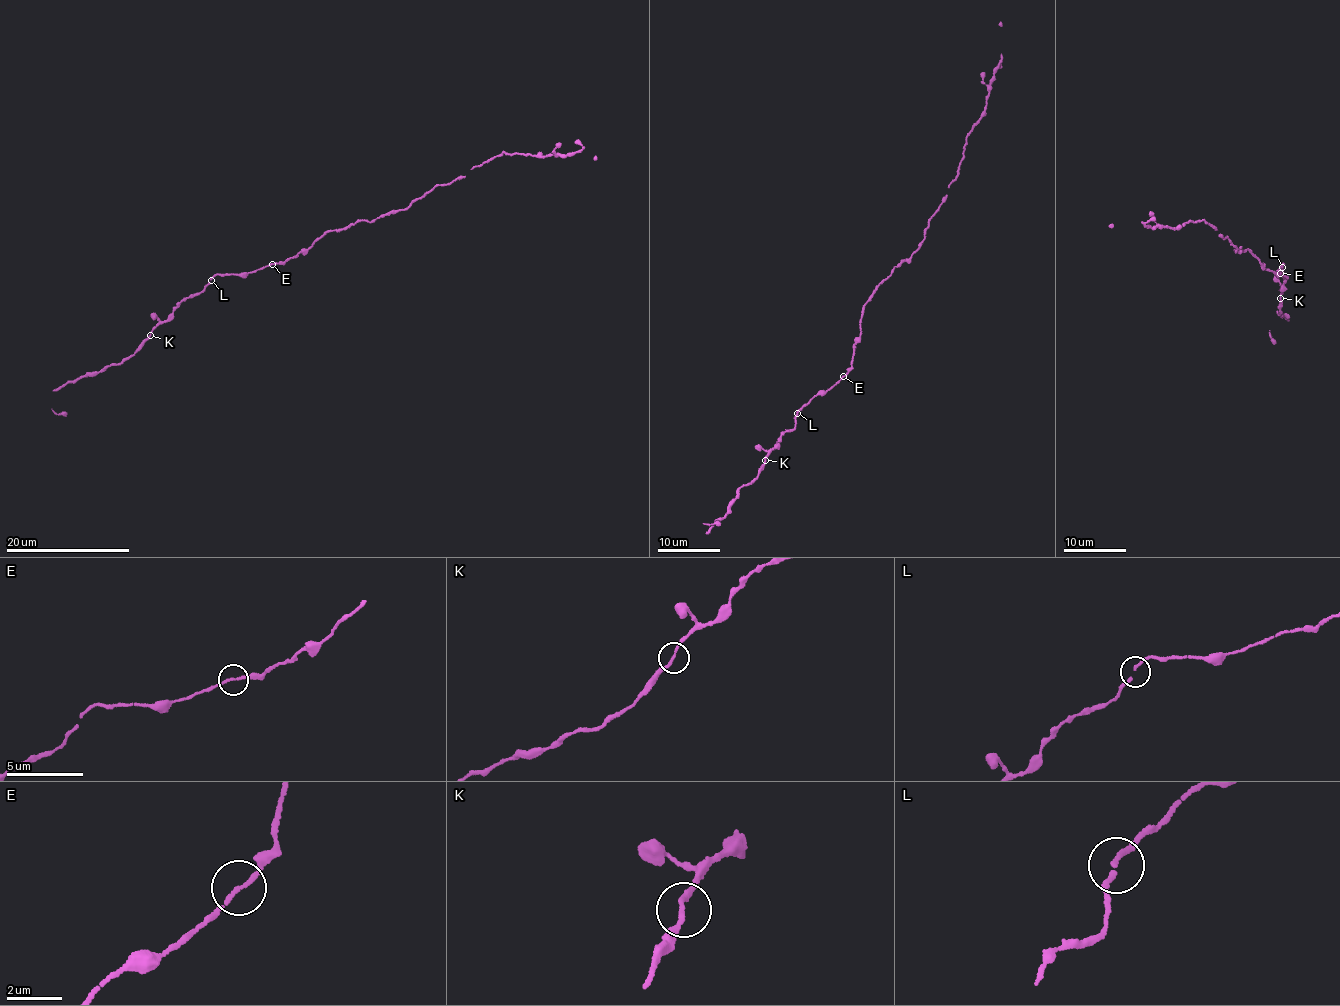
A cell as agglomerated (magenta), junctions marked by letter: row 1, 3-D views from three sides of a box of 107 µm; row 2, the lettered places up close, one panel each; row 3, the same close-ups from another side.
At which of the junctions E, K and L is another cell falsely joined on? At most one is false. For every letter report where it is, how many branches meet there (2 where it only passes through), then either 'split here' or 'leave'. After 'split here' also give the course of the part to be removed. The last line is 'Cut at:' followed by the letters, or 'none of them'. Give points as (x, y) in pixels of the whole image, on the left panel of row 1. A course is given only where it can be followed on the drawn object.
E: place (272, 264); branches 2; leave
K: place (150, 335); branches 2; leave
L: place (211, 280); branches 2; leave
Cut at: none of them

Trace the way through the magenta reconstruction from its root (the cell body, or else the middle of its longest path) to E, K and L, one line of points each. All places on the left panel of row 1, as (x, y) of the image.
E: (314, 240), (311, 247), (283, 262), (272, 264)
K: (314, 240), (311, 247), (283, 262), (239, 274), (217, 274), (203, 291), (180, 302), (150, 335)
L: (314, 240), (311, 247), (283, 262), (239, 274), (217, 274), (211, 280)

